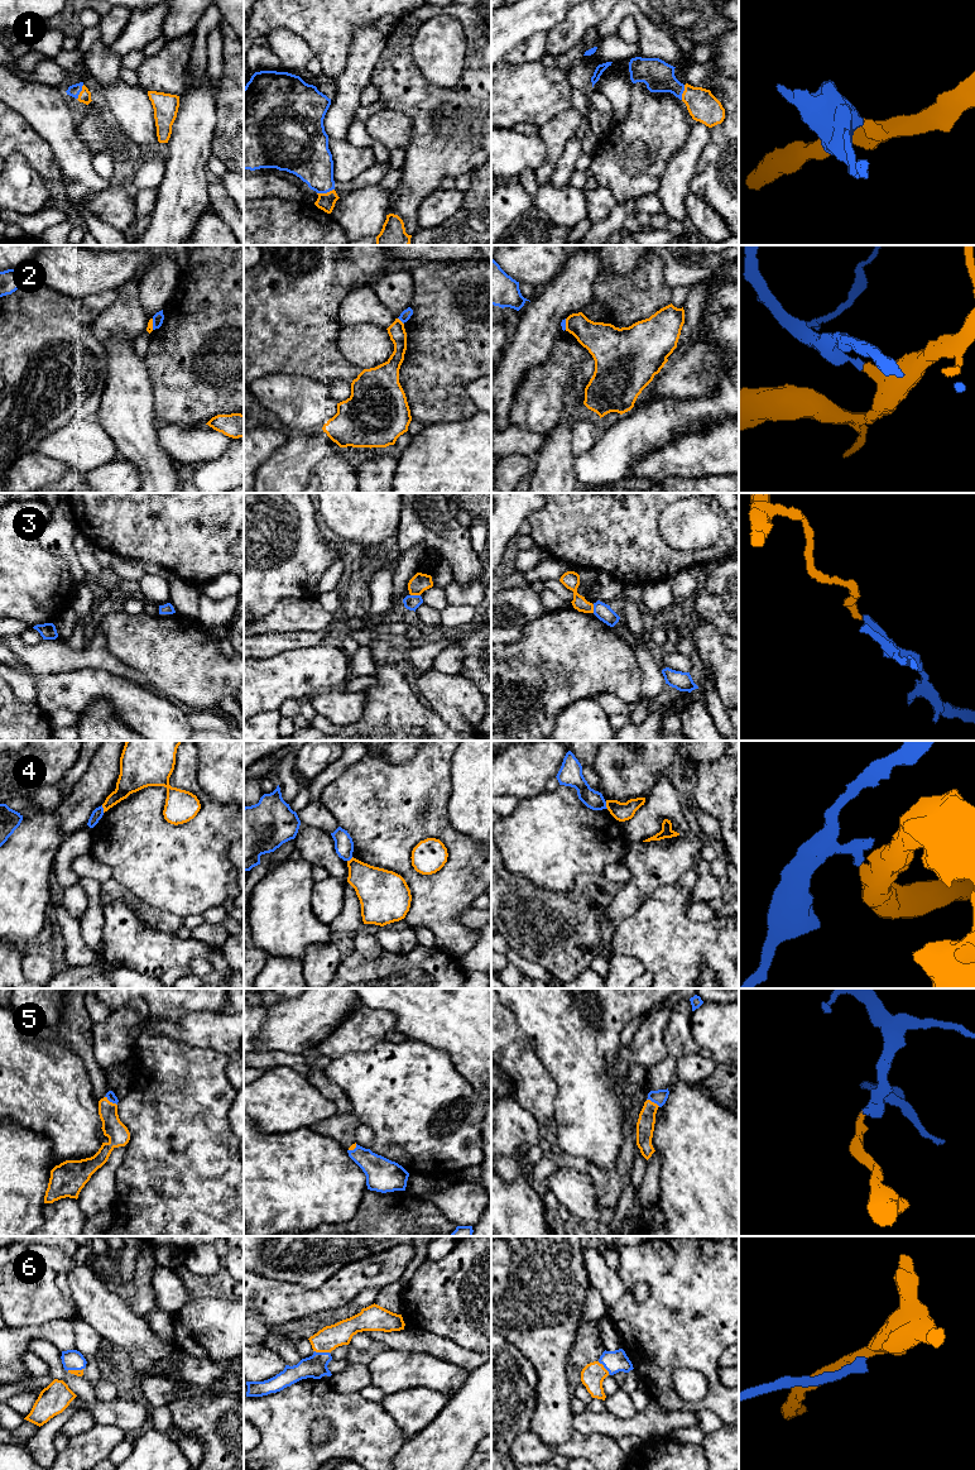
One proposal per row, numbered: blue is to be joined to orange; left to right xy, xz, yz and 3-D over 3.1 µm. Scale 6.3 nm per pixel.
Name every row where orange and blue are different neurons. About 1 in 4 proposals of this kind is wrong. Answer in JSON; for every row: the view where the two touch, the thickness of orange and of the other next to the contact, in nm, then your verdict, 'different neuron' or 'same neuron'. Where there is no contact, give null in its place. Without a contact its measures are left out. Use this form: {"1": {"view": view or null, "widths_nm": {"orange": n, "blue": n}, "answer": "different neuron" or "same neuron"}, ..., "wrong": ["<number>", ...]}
{"1": {"view": "xz", "widths_nm": {"orange": 110, "blue": 280}, "answer": "same neuron"}, "2": {"view": "xz", "widths_nm": {"orange": 110, "blue": 70}, "answer": "different neuron"}, "3": {"view": "xz", "widths_nm": {"orange": 120, "blue": 100}, "answer": "different neuron"}, "4": {"view": "xy", "widths_nm": {"orange": 160, "blue": 70}, "answer": "different neuron"}, "5": {"view": "xy", "widths_nm": {"orange": 140, "blue": 60}, "answer": "same neuron"}, "6": {"view": "xz", "widths_nm": {"orange": 150, "blue": 150}, "answer": "same neuron"}, "wrong": ["2", "3", "4"]}

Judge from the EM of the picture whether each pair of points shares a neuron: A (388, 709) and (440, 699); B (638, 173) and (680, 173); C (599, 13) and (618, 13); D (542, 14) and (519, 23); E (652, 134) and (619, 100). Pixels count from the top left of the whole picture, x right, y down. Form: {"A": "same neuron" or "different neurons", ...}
{"A": "different neurons", "B": "different neurons", "C": "different neurons", "D": "same neuron", "E": "different neurons"}

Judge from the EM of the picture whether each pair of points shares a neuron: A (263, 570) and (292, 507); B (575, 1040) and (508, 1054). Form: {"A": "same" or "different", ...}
{"A": "same", "B": "different"}

